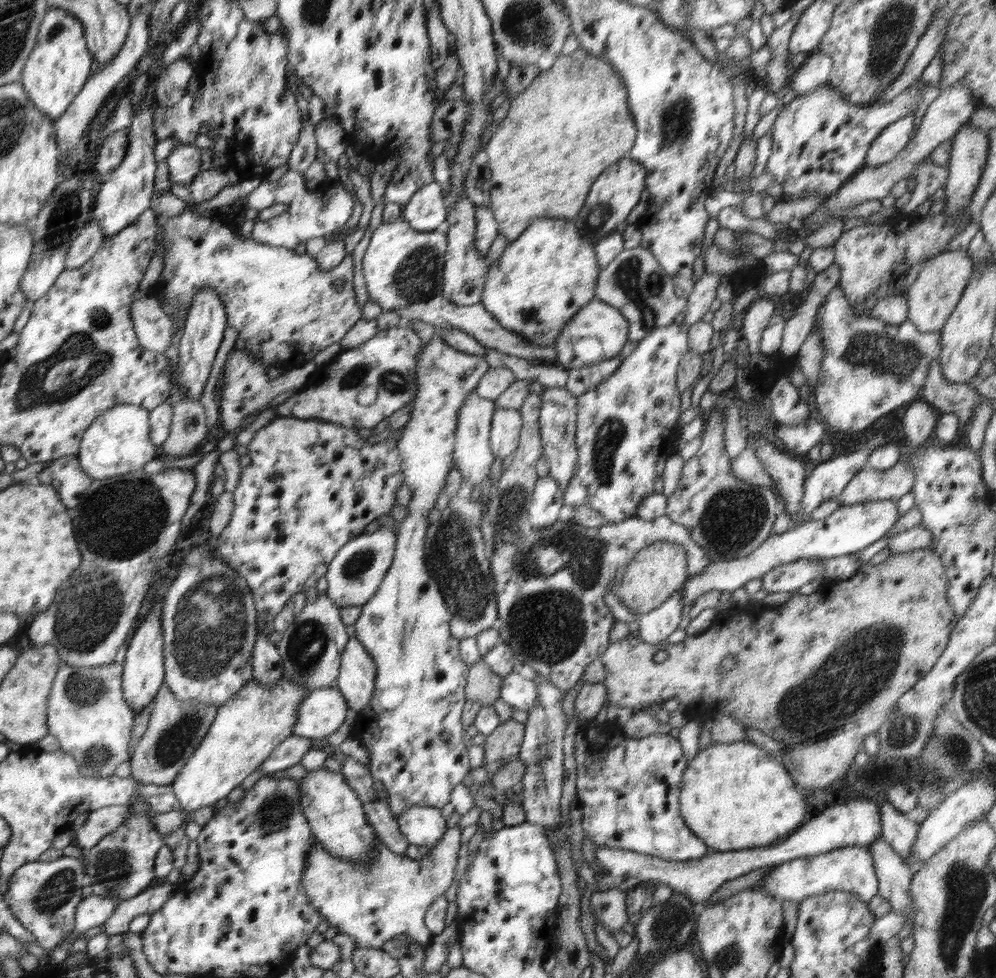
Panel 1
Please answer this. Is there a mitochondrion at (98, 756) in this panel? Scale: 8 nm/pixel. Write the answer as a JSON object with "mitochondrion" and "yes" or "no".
{"mitochondrion":"yes"}

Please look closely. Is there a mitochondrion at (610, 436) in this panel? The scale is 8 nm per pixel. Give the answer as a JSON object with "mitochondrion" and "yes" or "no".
{"mitochondrion":"yes"}

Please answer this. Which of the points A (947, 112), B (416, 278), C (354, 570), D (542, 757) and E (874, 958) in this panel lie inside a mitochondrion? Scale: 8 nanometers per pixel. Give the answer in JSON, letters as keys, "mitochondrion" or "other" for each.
{"A":"other","B":"mitochondrion","C":"mitochondrion","D":"mitochondrion","E":"other"}

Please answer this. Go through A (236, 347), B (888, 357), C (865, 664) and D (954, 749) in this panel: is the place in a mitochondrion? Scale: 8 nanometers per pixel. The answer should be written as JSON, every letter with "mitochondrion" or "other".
{"A":"other","B":"mitochondrion","C":"mitochondrion","D":"mitochondrion"}

